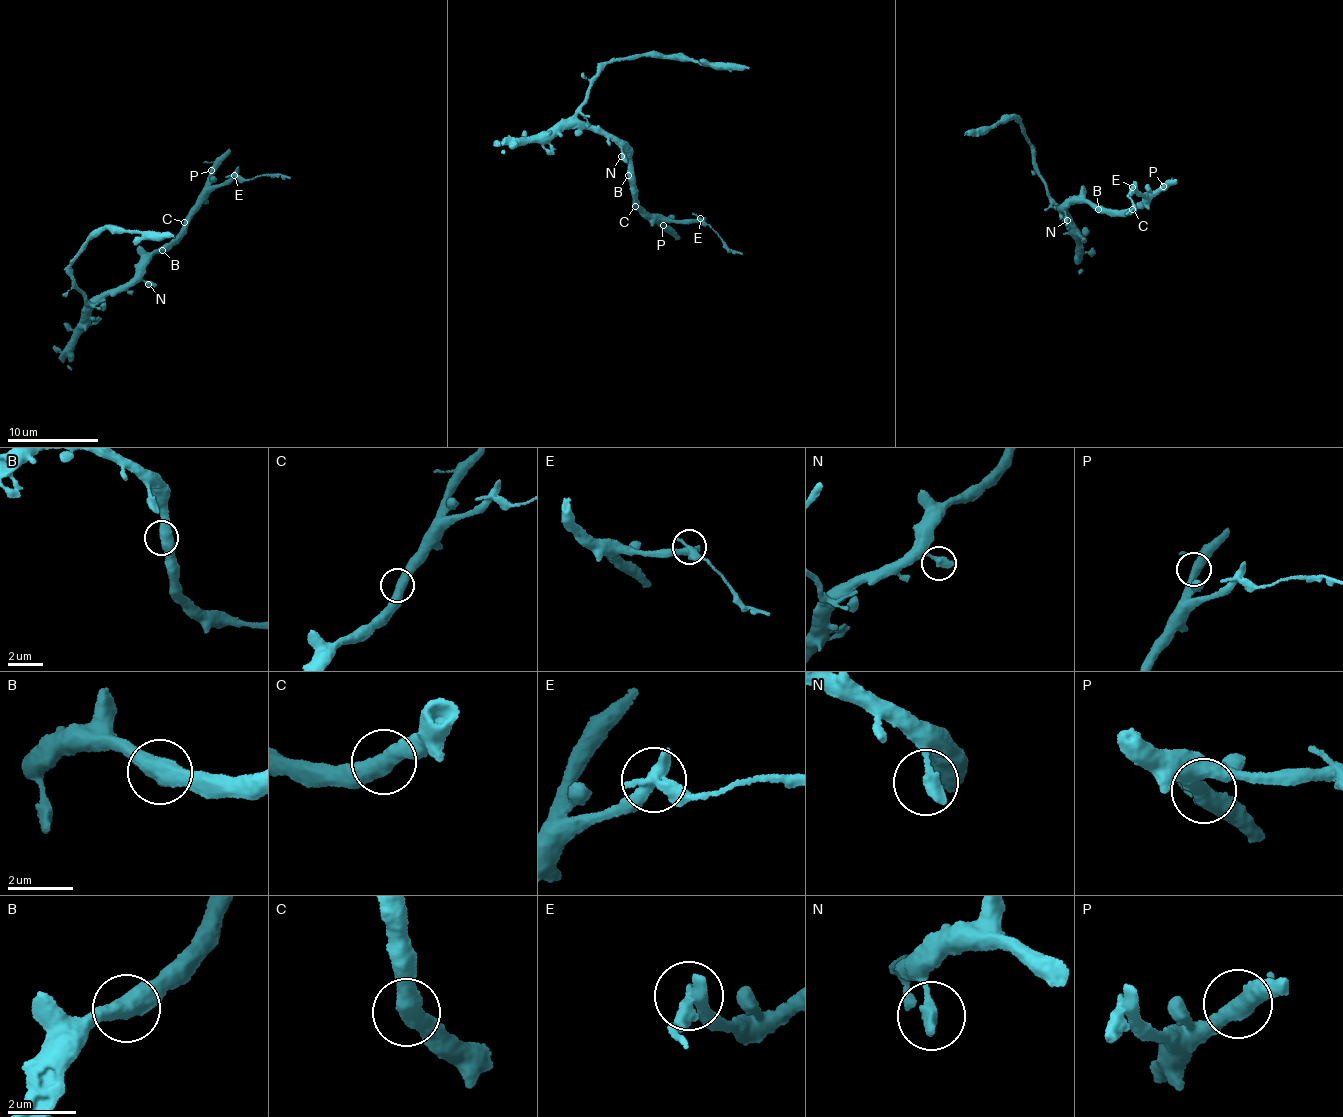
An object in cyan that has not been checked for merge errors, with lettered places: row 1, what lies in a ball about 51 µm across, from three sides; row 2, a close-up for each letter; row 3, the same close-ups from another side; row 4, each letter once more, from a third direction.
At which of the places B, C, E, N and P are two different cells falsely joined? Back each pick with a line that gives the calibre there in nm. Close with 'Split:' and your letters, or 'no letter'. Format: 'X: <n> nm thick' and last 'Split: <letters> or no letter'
E: 440 nm thick
Split: E

